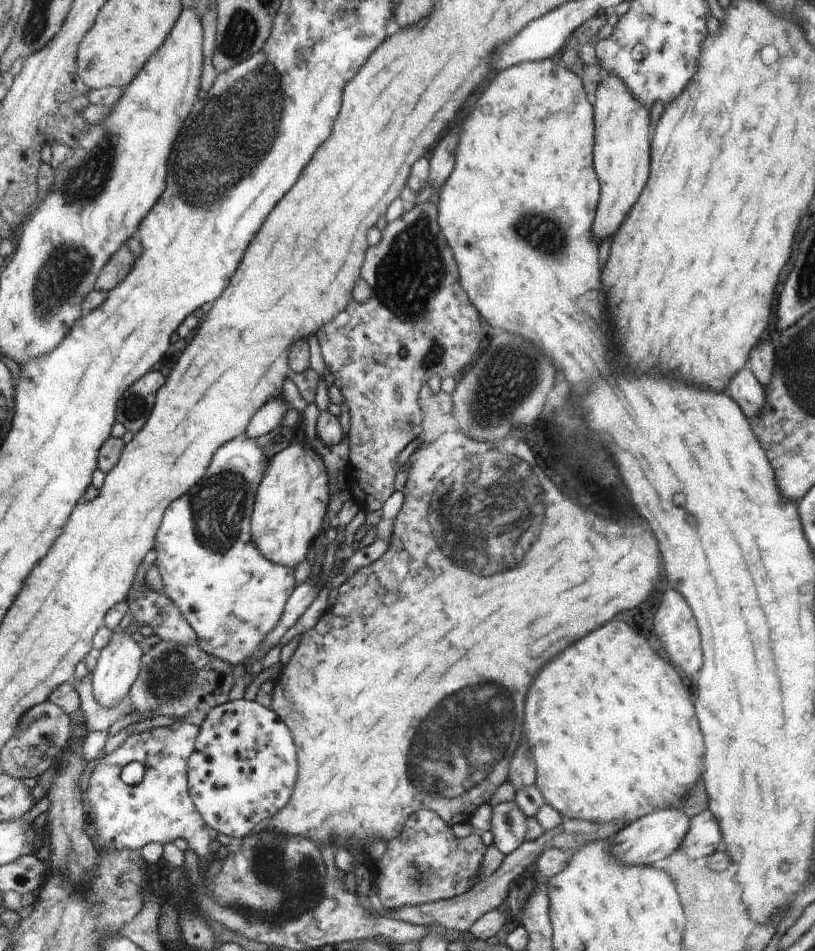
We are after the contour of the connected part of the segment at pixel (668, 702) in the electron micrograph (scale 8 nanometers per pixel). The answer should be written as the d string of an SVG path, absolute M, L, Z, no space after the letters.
M610 620L606 628L598 628L590 632L590 636L584 636L582 640L578 640L578 644L570 648L570 652L562 652L562 656L558 656L554 664L546 664L546 668L542 668L542 676L534 680L534 688L530 688L530 700L526 700L526 742L536 762L535 786L542 793L546 804L555 808L562 817L574 820L607 825L612 820L616 820L618 824L624 824L625 827L657 810L667 808L680 810L684 808L682 804L686 804L686 799L704 778L700 763L705 762L705 738L698 728L694 706L688 700L688 692L682 686L680 676L676 674L674 666L664 662L638 632L630 630L630 626L620 620Z

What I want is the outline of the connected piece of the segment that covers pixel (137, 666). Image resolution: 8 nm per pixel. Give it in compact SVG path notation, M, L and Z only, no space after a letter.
M130 630L114 634L110 644L104 650L101 650L98 666L93 672L96 698L102 706L116 708L130 696L134 683L140 678L144 656L142 646L132 638Z

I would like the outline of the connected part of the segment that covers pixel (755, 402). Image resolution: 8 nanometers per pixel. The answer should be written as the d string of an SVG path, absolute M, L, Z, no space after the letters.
M744 367L733 378L730 388L725 392L729 397L734 396L734 400L738 400L738 404L742 404L742 408L746 408L746 416L756 414L760 408L764 408L764 388L756 380L754 373Z

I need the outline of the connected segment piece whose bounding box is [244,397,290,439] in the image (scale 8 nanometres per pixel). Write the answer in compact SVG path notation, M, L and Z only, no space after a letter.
M282 397L268 401L250 418L244 435L255 439L276 430L278 426L282 426L284 415L289 407L290 404Z

